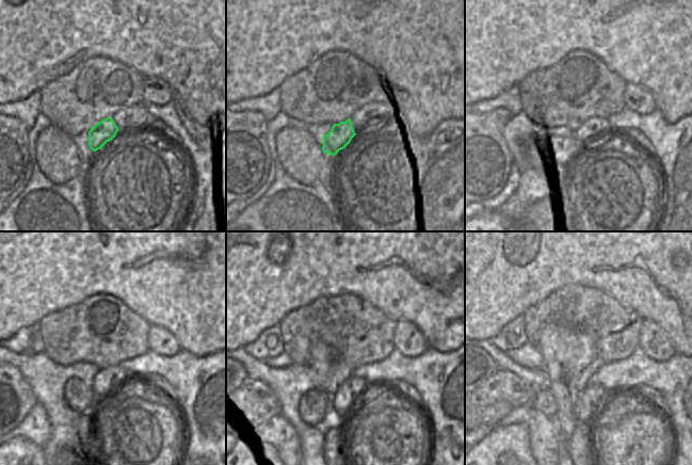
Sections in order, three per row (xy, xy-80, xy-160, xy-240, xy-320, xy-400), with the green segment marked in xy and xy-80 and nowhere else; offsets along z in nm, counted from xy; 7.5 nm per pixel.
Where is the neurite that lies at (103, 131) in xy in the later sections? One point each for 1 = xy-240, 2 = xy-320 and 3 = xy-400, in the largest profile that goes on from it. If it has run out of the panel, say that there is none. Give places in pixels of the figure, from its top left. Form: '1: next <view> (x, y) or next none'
1: next xy-240 (80, 397)
2: next xy-320 (314, 405)
3: next xy-400 (543, 401)

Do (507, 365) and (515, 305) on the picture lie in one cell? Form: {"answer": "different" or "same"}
{"answer": "different"}

